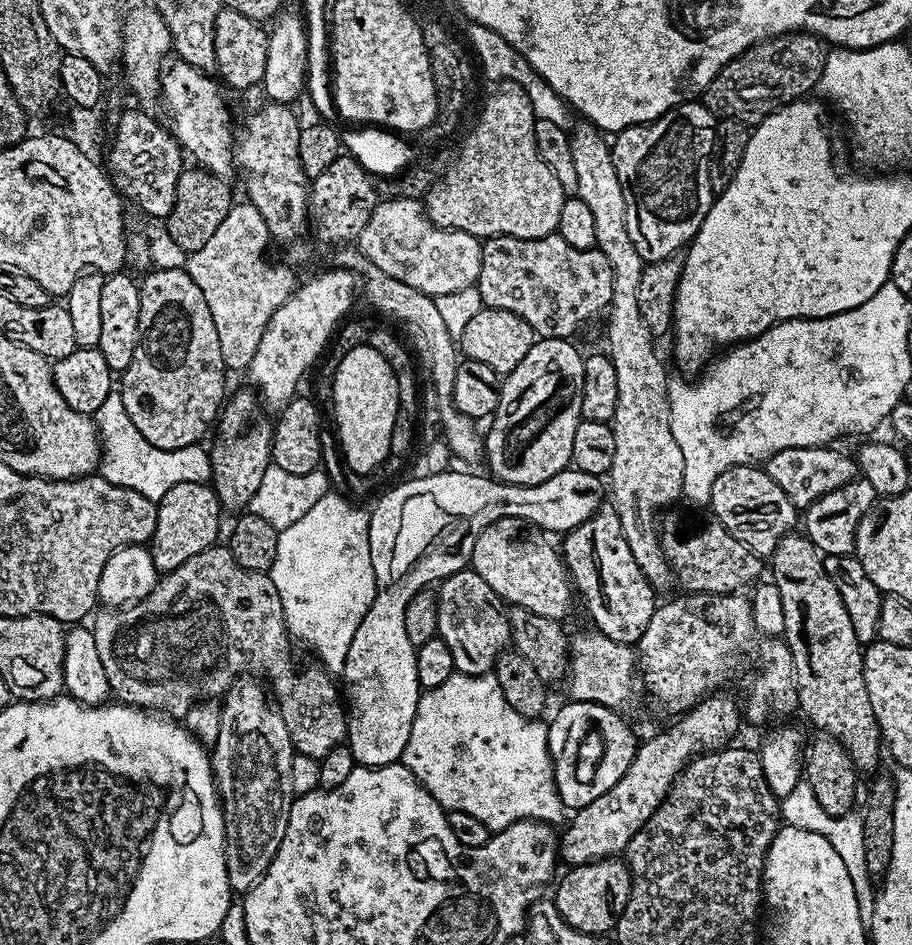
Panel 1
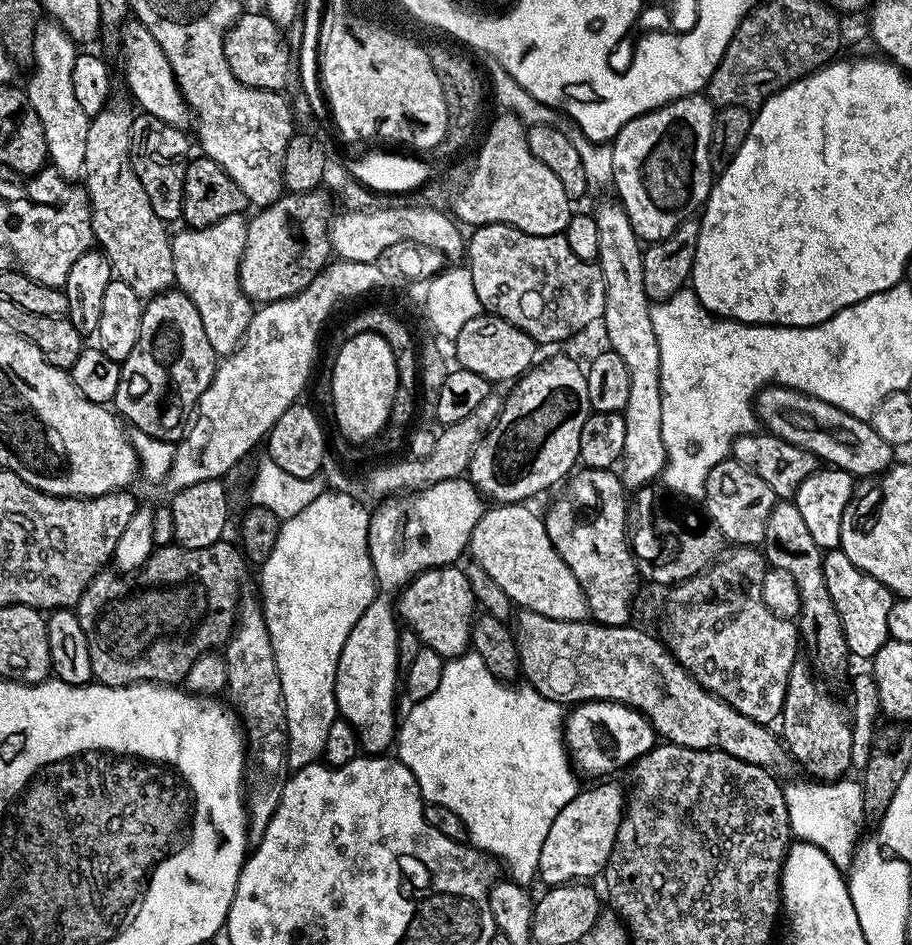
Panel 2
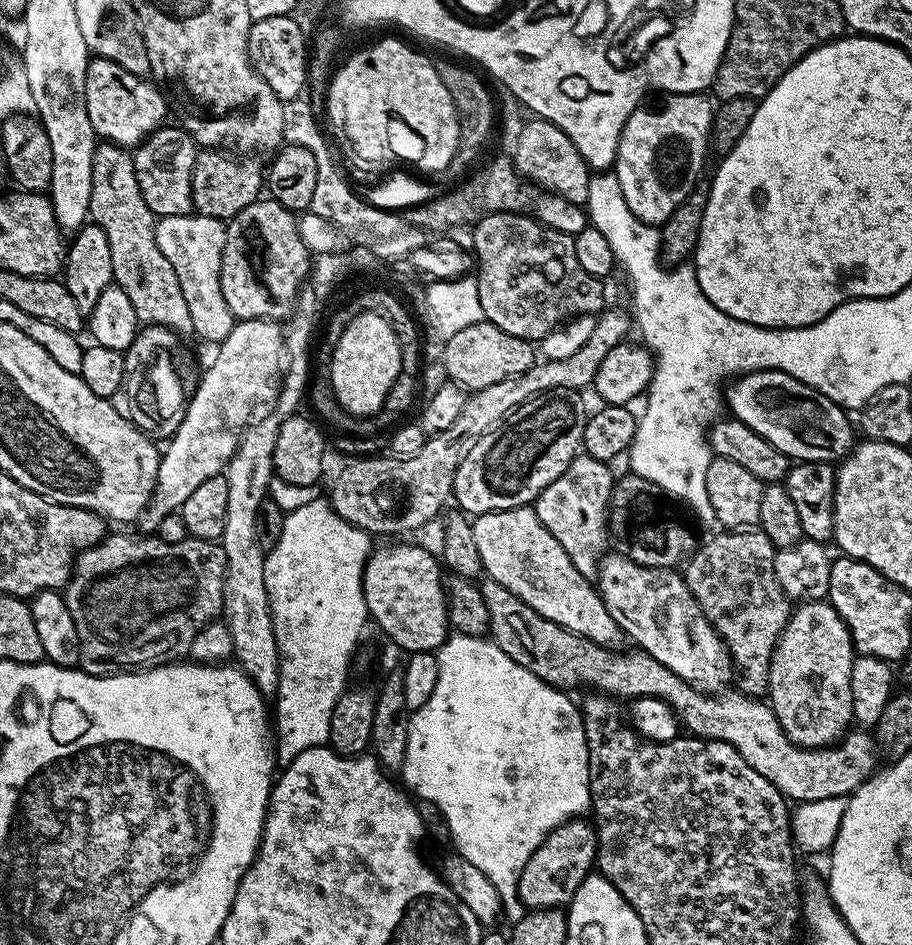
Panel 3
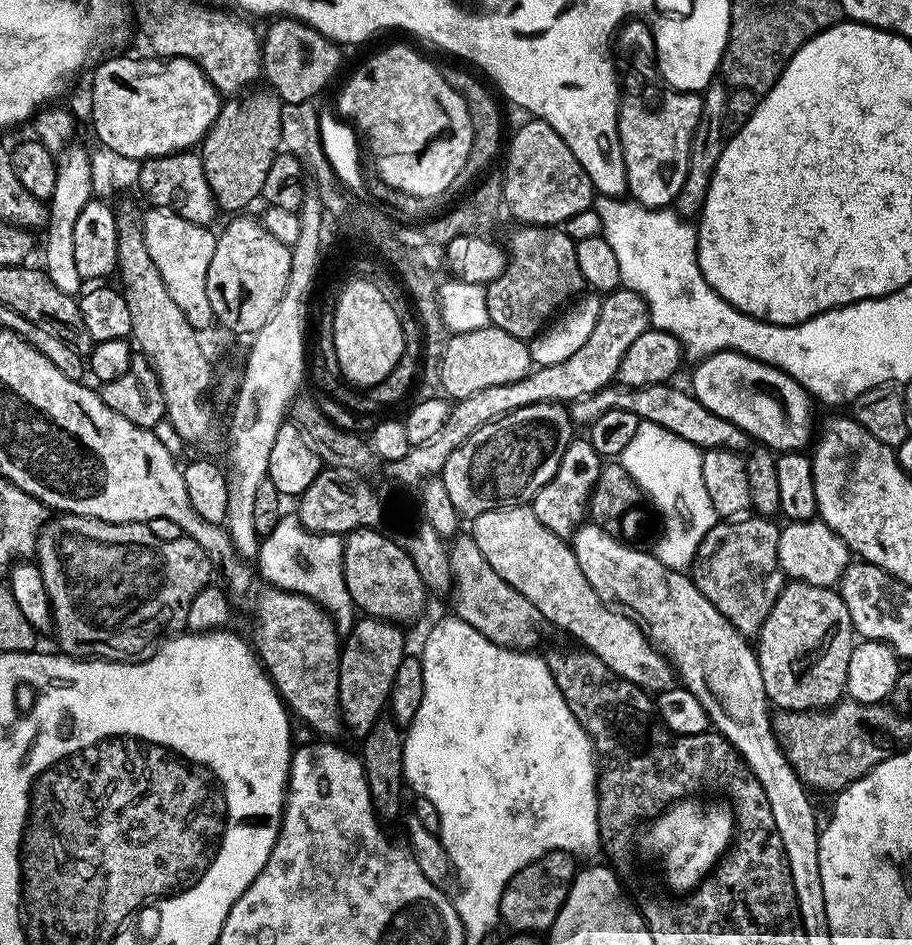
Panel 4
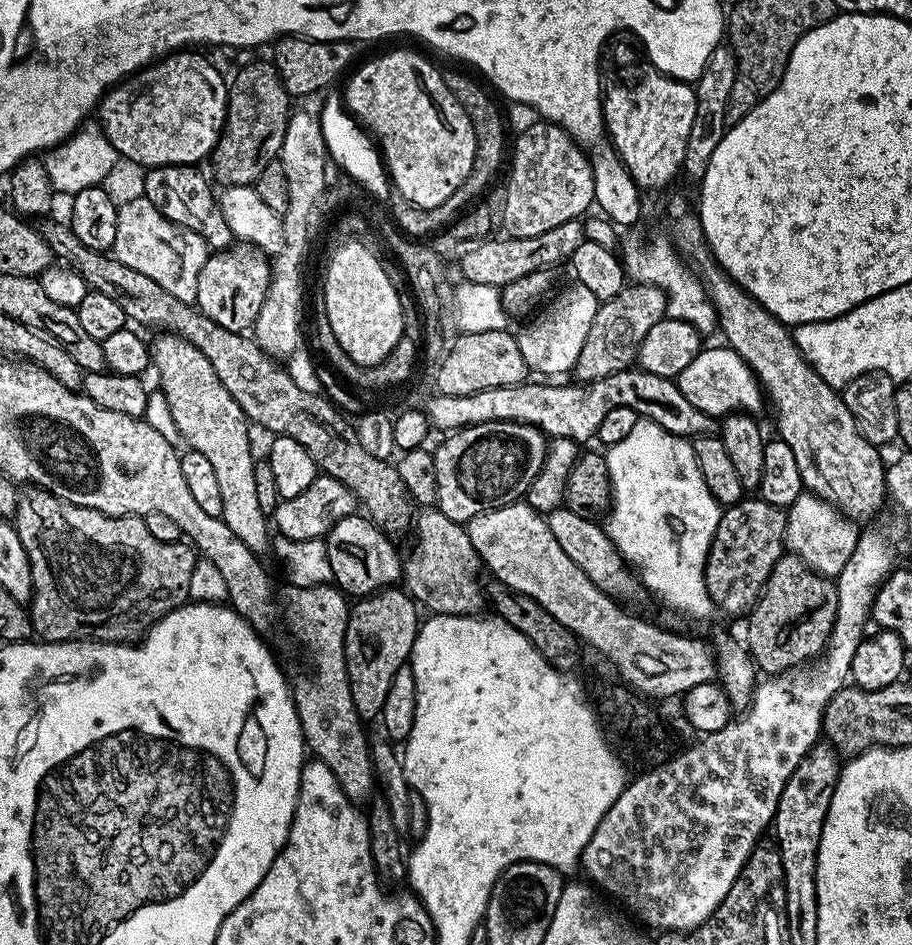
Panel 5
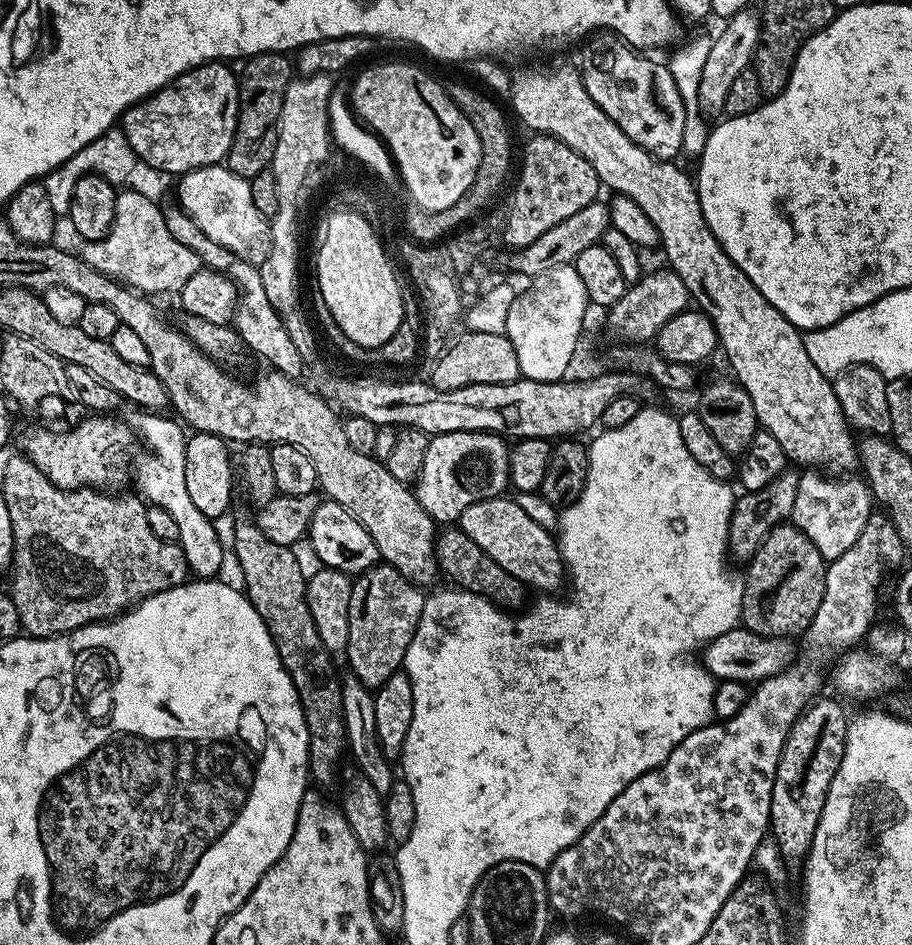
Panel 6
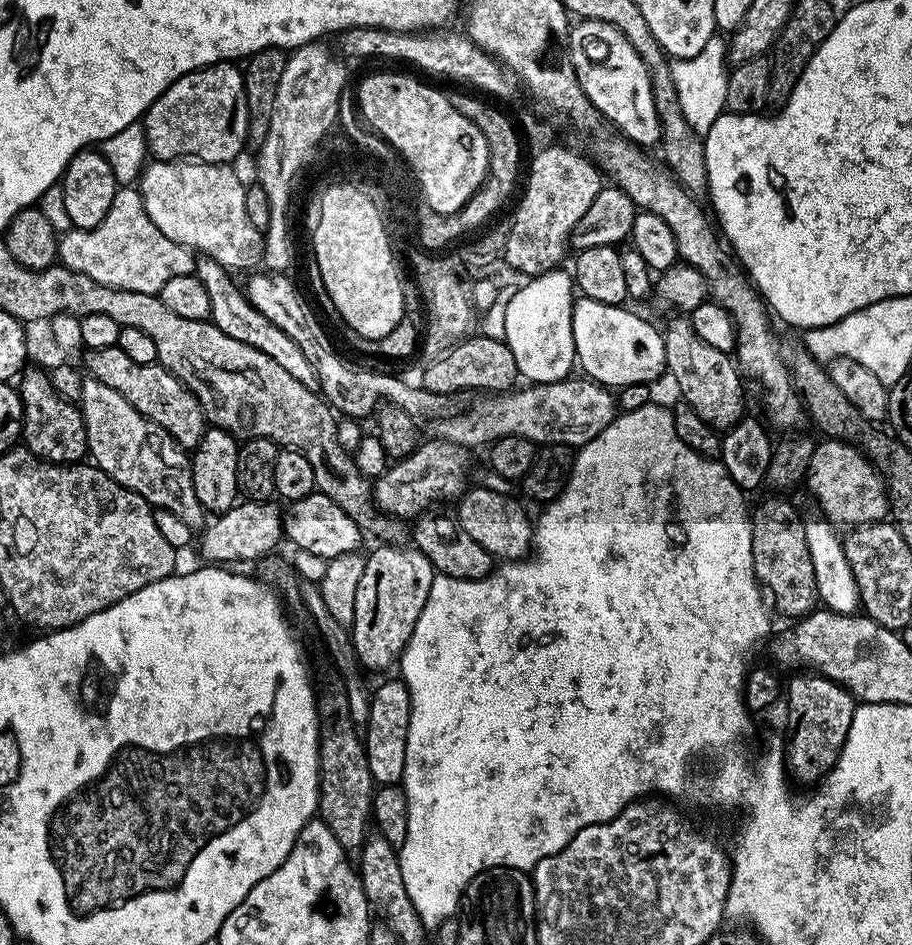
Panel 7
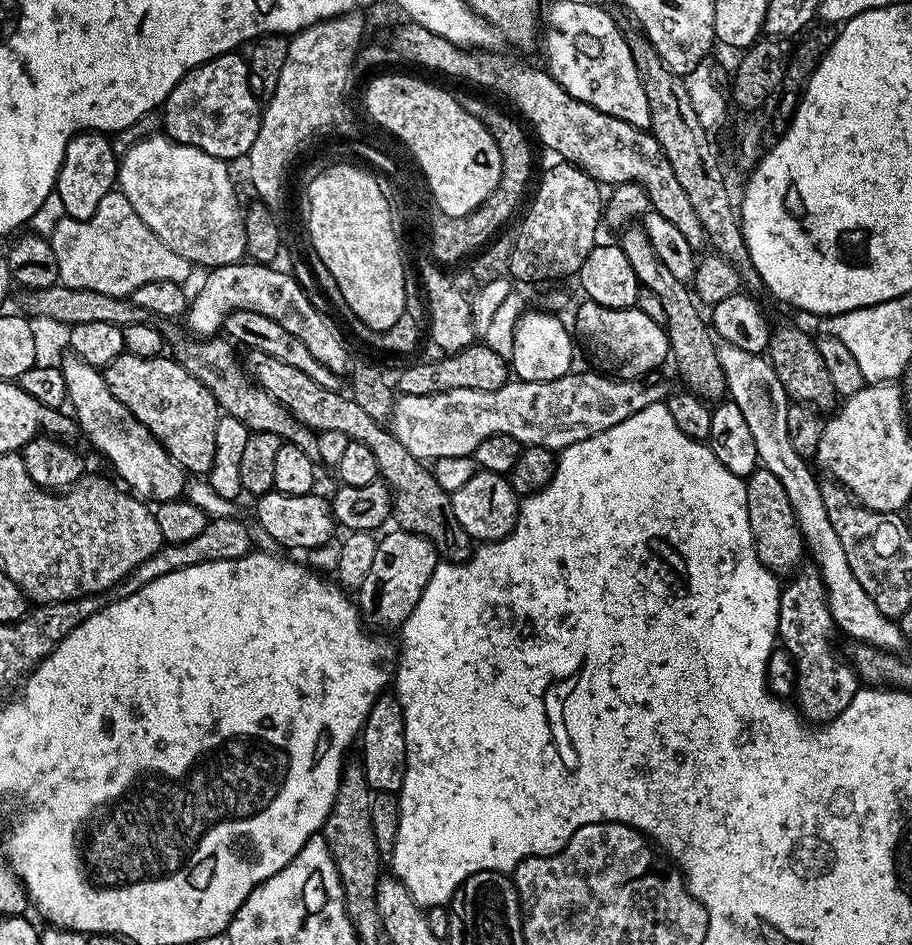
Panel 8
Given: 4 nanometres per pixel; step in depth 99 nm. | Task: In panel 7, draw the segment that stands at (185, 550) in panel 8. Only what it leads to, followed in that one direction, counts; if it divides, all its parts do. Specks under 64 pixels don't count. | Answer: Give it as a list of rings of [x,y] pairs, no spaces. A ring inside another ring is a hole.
[[[238,502],[230,510],[219,513],[213,519],[216,521],[212,525],[209,523],[199,533],[200,556],[204,559],[201,561],[212,566],[228,566],[231,565],[231,560],[253,560],[253,562],[256,562],[269,555],[275,549],[272,547],[284,536],[284,518],[281,509],[276,509],[274,505],[275,503],[272,502]]]

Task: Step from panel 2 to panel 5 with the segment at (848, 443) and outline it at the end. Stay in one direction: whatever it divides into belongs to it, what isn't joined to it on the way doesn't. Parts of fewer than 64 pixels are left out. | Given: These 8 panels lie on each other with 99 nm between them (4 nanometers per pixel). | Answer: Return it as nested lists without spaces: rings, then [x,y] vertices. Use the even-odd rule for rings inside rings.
[[[722,344],[701,349],[694,361],[690,362],[690,365],[682,370],[682,374],[676,377],[676,381],[682,394],[698,410],[713,418],[731,415],[736,411],[756,414],[766,402],[763,388],[745,360],[732,348]]]

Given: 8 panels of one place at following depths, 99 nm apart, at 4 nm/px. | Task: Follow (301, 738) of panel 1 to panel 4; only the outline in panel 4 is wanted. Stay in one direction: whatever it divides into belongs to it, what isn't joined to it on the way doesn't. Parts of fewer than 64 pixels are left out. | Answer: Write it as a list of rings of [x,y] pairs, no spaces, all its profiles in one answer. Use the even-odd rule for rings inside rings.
[[[67,514],[55,518],[40,529],[34,560],[46,582],[54,637],[63,655],[139,662],[151,656],[165,638],[185,631],[187,604],[209,587],[212,572],[214,576],[212,559],[198,542],[183,534],[177,540],[165,540],[153,529],[152,533],[148,524],[115,524]]]

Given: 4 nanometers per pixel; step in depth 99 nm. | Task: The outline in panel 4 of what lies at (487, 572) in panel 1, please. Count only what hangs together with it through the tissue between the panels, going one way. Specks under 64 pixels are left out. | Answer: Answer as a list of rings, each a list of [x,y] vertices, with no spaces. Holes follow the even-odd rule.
[[[519,504],[513,508],[486,510],[486,514],[478,514],[471,524],[470,534],[475,538],[478,550],[482,550],[486,562],[490,562],[496,573],[514,590],[518,590],[518,594],[525,596],[536,607],[536,611],[544,615],[549,625],[552,623],[554,627],[569,632],[576,642],[602,658],[602,662],[606,662],[614,674],[634,682],[637,688],[649,694],[659,694],[673,683],[674,669],[664,653],[659,652],[644,637],[633,620],[615,612],[598,598],[598,594],[594,594],[590,582],[586,582],[586,574],[582,574],[582,566],[578,566],[578,558],[572,553],[571,543],[565,537],[546,530],[546,526],[538,522],[531,506]]]

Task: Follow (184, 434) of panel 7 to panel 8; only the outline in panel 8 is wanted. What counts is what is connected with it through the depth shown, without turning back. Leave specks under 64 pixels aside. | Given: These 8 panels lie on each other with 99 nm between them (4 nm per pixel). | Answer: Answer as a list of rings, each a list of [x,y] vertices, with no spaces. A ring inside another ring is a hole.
[[[124,351],[103,368],[104,381],[114,398],[126,406],[174,463],[185,473],[200,478],[214,462],[214,433],[218,430],[222,409],[205,384],[198,382],[177,360],[166,357],[161,354],[142,358]]]

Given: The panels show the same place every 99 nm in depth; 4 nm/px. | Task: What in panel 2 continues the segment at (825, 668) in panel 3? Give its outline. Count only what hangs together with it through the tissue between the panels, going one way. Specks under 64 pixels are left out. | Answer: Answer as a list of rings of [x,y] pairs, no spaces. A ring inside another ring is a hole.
[[[797,662],[790,670],[790,682],[782,717],[782,740],[788,749],[788,755],[794,758],[799,767],[801,764],[809,772],[809,777],[821,782],[835,782],[845,779],[851,769],[853,739],[850,712],[830,693],[824,692],[819,682],[821,683],[817,673],[807,663]]]

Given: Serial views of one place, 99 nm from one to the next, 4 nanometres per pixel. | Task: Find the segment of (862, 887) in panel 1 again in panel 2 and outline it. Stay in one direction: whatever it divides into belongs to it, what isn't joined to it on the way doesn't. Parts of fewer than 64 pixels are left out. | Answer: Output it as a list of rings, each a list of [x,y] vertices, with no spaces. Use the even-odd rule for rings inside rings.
[[[852,779],[835,782],[805,780],[806,782],[792,782],[783,787],[788,824],[793,837],[803,843],[818,846],[842,870],[851,867],[855,847],[862,834],[860,830],[866,819],[863,783],[859,779]]]

